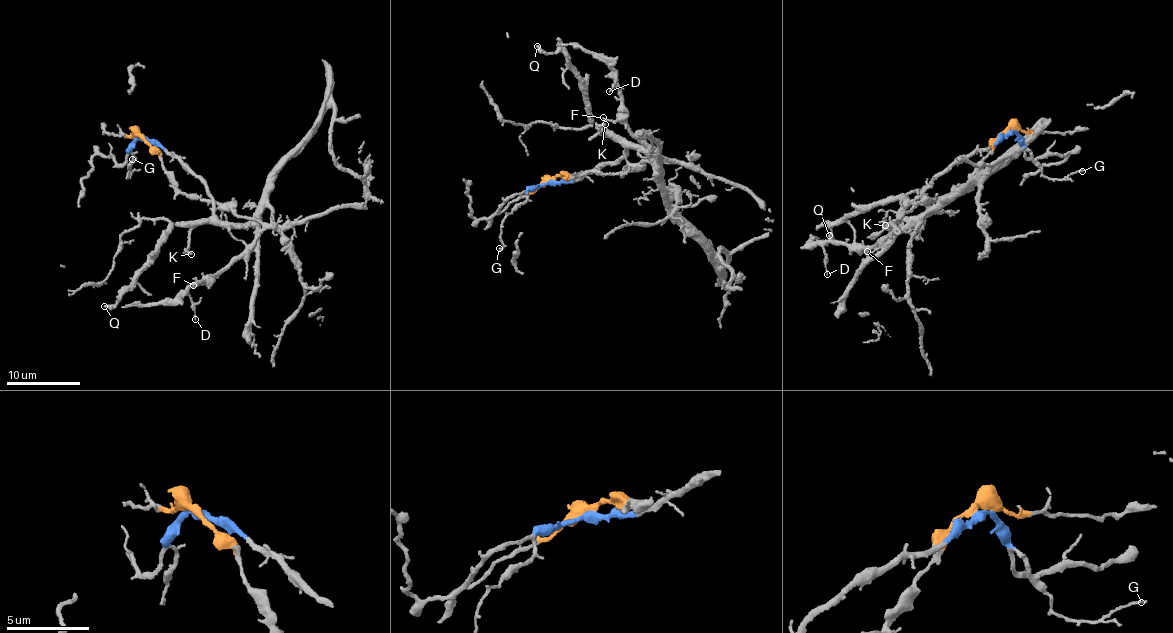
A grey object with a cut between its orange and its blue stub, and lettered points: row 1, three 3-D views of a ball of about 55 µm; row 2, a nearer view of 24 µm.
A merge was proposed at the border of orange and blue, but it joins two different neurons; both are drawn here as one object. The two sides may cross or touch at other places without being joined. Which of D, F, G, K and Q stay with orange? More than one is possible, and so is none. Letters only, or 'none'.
D, F

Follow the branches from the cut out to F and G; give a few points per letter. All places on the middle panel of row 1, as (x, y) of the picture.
F: (551, 179), (575, 179), (592, 171), (618, 175), (644, 161), (671, 161), (629, 127), (603, 118)
G: (550, 181), (528, 191), (526, 200), (504, 218), (499, 239), (503, 247), (499, 249)

